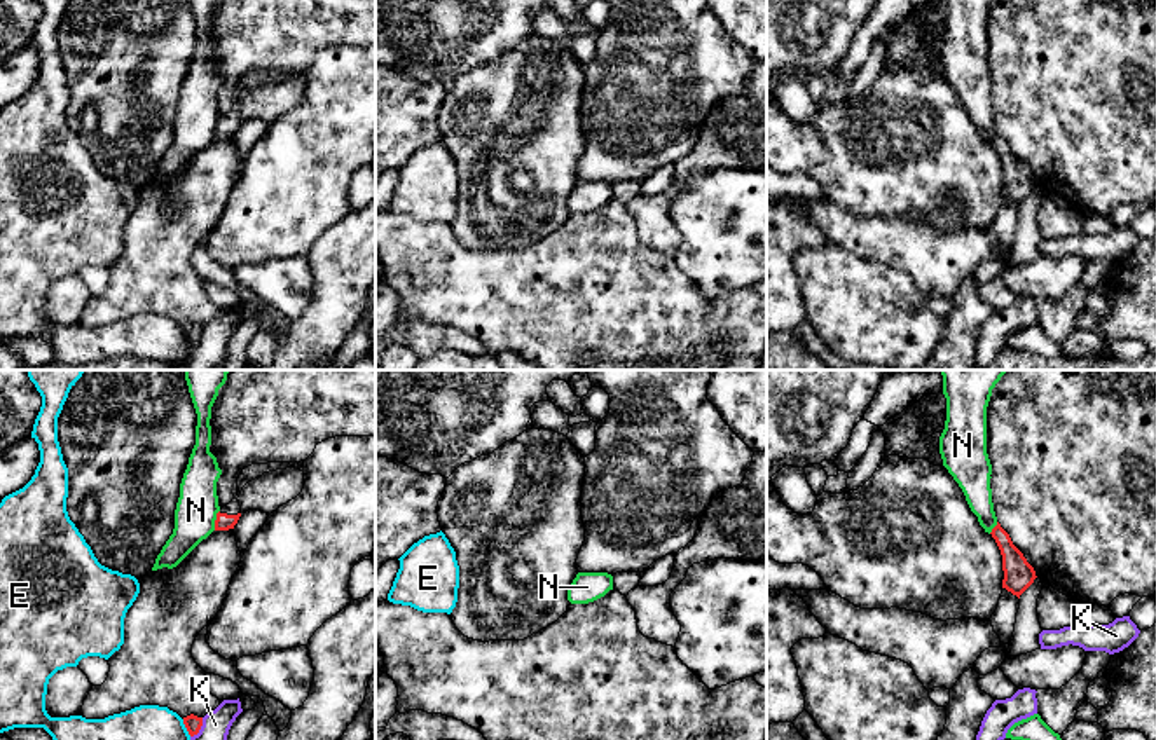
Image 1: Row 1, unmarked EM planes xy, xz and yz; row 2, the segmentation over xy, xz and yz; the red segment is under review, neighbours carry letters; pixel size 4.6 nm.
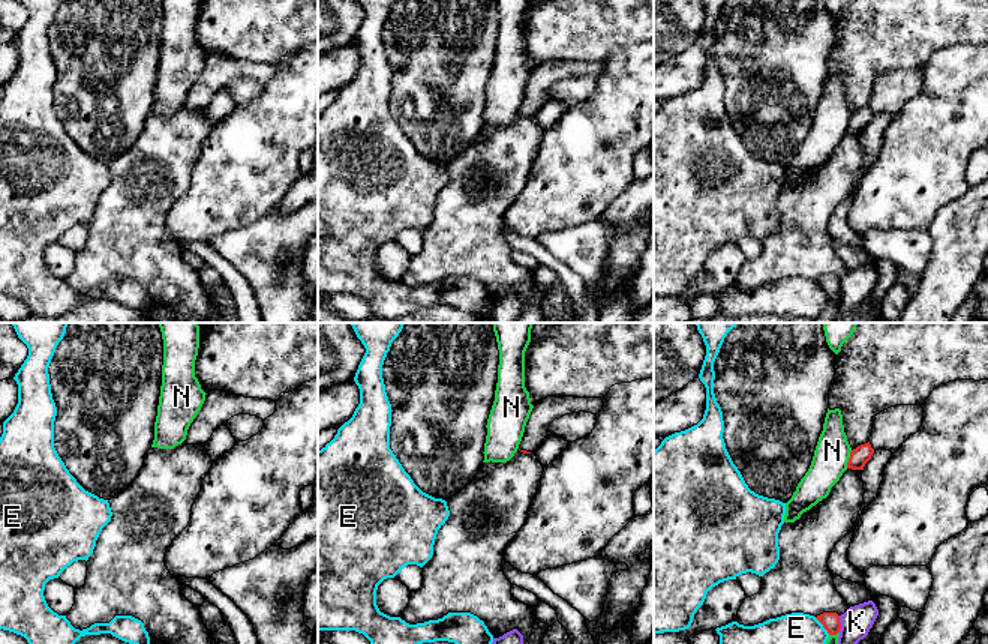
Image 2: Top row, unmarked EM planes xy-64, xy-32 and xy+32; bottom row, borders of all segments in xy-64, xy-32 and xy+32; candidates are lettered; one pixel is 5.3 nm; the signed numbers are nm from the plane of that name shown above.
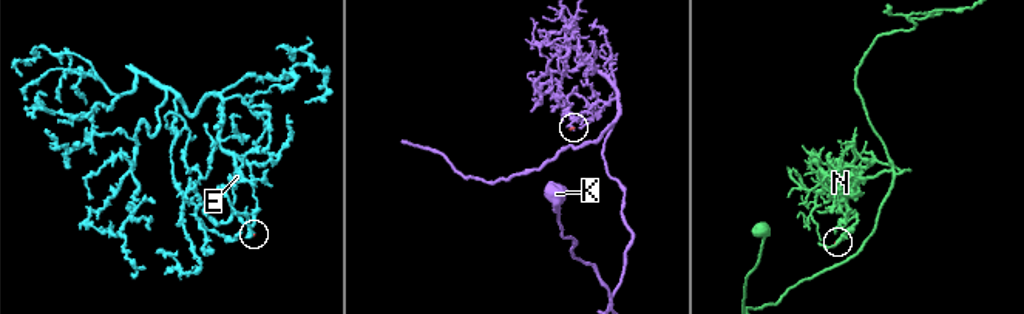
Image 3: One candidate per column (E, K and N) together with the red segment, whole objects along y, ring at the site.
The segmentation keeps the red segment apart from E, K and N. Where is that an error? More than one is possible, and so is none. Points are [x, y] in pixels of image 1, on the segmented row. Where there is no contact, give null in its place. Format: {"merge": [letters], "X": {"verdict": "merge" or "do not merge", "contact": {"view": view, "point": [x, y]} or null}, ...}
{"merge": [], "E": {"verdict": "do not merge", "contact": {"view": "xy", "point": [185, 726]}}, "K": {"verdict": "do not merge", "contact": {"view": "xy", "point": [199, 728]}}, "N": {"verdict": "do not merge", "contact": {"view": "xy", "point": [215, 520]}}}

